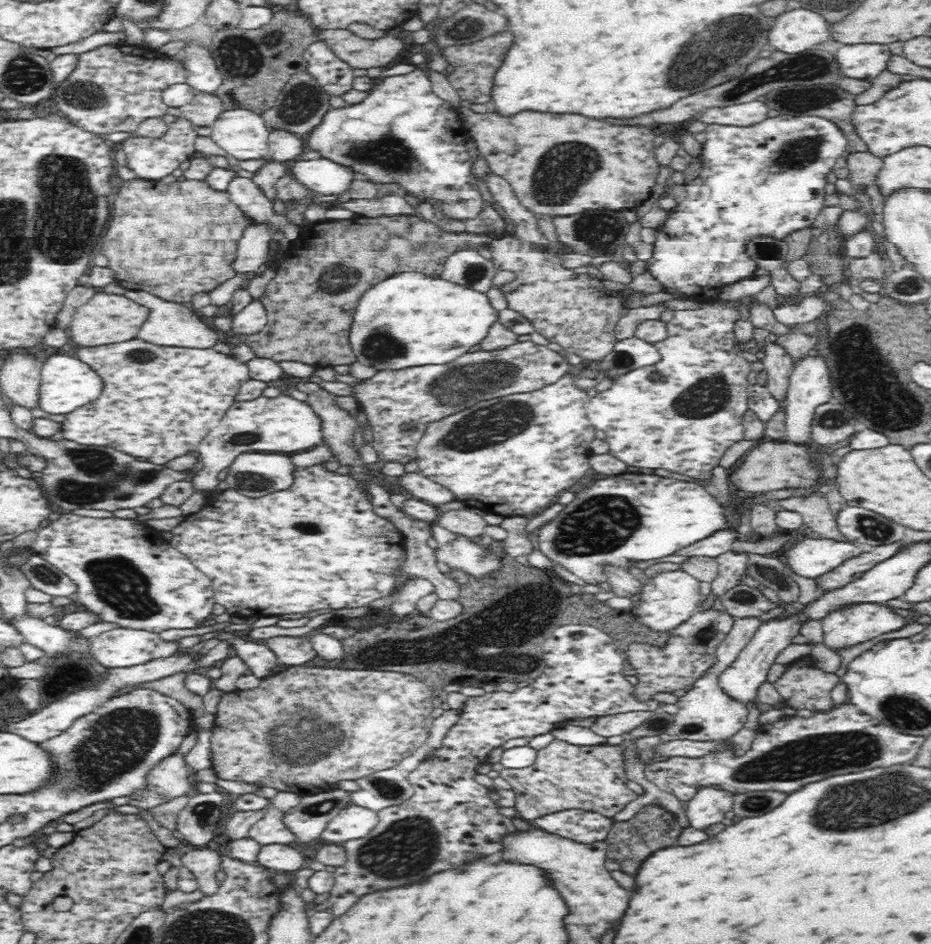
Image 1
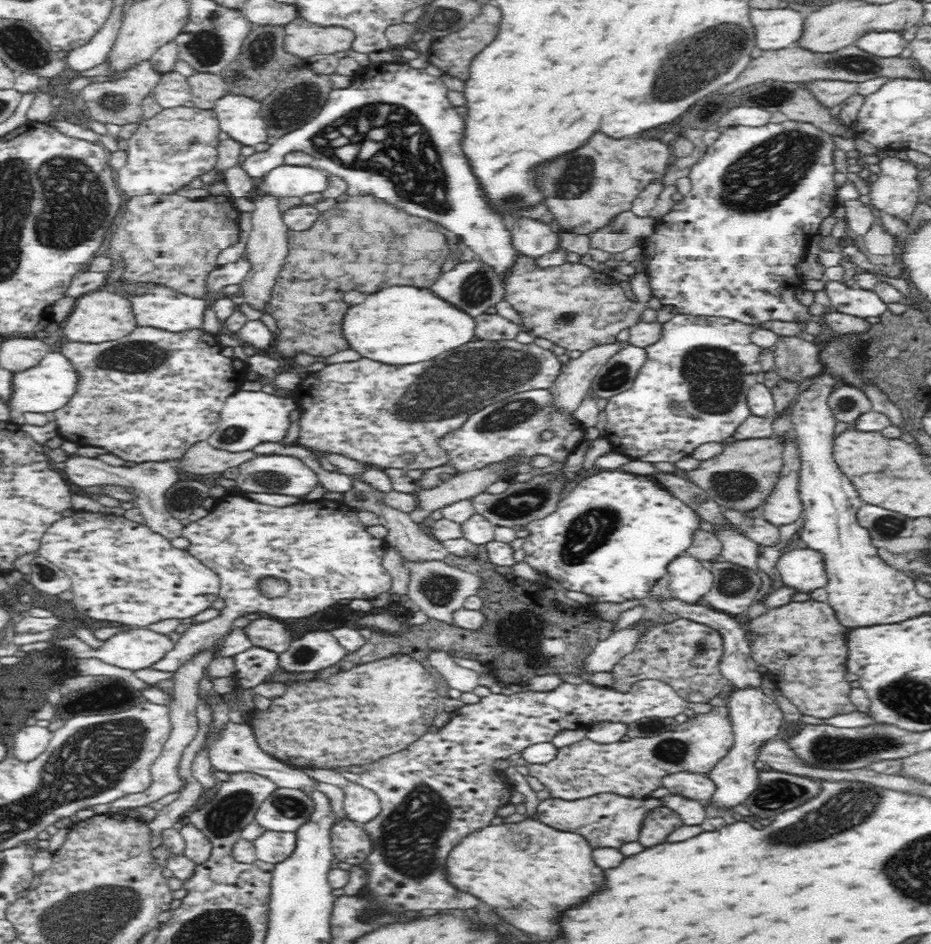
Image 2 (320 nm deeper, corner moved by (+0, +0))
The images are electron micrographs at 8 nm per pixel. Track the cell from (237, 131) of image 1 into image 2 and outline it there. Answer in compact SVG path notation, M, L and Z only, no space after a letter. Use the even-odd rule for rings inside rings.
M226 94L213 107L219 130L242 147L254 147L267 140L261 103L246 96Z

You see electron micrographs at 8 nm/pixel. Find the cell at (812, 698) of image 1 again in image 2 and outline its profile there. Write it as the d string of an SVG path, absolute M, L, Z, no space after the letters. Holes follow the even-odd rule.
M811 598L808 601L792 601L784 606L770 607L764 614L751 618L749 627L758 633L758 640L751 645L754 661L766 667L770 680L794 706L798 707L802 715L828 719L856 710L848 697L850 683L844 679L847 673L845 634L848 629L844 629L836 620L834 611L826 601Z

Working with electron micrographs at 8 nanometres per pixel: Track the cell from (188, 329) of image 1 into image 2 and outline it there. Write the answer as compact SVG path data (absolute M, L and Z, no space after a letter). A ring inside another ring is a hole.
M160 285L149 286L148 292L145 294L126 295L124 292L123 296L130 298L131 307L139 327L150 326L166 330L168 333L180 334L188 333L190 330L201 330L200 328L204 326L204 314L206 314L208 304L202 298L190 298Z

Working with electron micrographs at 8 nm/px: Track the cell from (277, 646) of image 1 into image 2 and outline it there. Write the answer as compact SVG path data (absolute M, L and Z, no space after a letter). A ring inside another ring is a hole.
M262 616L244 627L253 645L270 650L278 655L290 649L292 632L284 626L285 622Z

